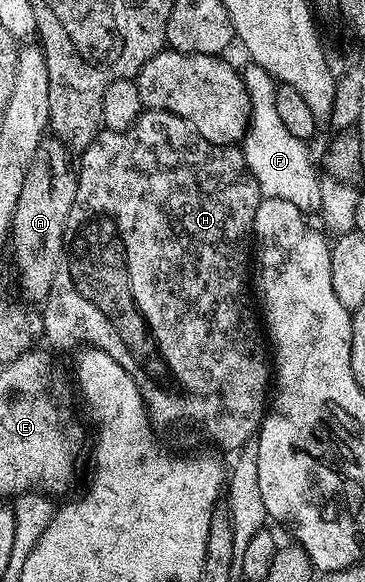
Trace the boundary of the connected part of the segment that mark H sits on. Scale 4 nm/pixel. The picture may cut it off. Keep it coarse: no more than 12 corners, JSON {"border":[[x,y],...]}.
{"border":[[147,108],[77,162],[46,345],[152,426],[256,437],[261,195]]}

